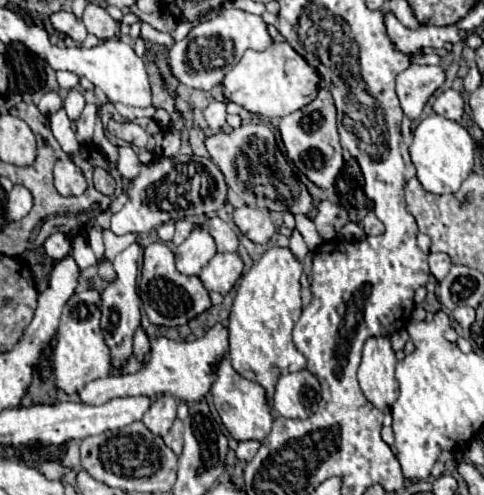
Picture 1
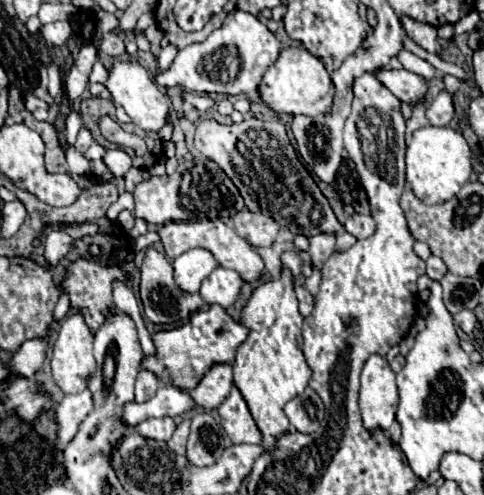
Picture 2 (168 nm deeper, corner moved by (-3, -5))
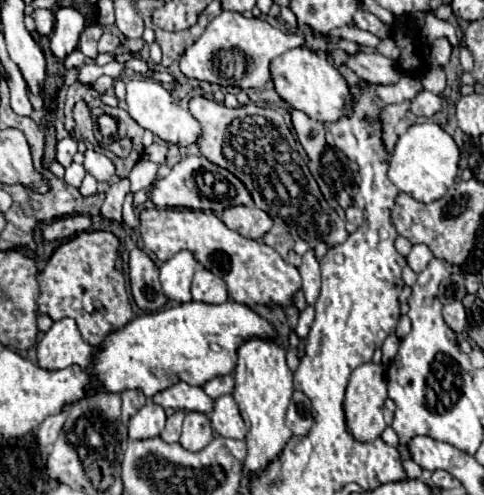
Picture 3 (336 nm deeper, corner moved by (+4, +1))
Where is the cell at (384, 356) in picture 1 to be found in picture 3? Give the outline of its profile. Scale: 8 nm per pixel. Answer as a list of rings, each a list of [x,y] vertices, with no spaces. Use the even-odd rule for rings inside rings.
[[[363,363],[359,365],[349,379],[347,393],[345,393],[345,419],[349,425],[349,431],[359,441],[373,441],[381,435],[381,431],[387,427],[383,419],[383,403],[387,399],[387,379],[385,379],[385,367],[379,363]]]

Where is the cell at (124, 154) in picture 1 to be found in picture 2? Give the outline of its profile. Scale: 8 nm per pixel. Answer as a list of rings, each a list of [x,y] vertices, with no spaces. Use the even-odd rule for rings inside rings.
[[[112,149],[112,151],[106,151],[106,155],[102,157],[106,169],[114,175],[114,179],[120,179],[128,173],[128,169],[132,167],[132,159],[126,151],[122,149]]]

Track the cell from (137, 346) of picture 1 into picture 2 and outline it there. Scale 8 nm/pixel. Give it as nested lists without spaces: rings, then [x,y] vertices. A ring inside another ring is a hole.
[[[142,369],[142,371],[138,373],[138,377],[136,377],[136,401],[138,401],[138,403],[148,401],[148,399],[156,393],[158,385],[160,385],[160,381],[158,381],[150,371],[144,371],[144,369]]]

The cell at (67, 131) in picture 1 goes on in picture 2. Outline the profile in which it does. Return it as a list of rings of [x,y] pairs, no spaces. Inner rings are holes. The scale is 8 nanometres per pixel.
[[[74,147],[66,149],[66,161],[68,161],[68,169],[74,175],[80,177],[88,177],[90,175],[90,163],[86,157],[82,157],[82,153],[78,153]]]

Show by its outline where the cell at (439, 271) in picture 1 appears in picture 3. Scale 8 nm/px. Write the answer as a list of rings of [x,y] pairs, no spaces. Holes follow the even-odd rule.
[[[413,245],[411,253],[407,255],[407,263],[415,273],[421,273],[431,259],[433,259],[433,253],[429,253],[427,245]]]

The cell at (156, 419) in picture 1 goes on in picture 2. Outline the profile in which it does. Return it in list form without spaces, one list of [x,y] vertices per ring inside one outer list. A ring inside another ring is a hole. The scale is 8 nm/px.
[[[164,417],[164,419],[146,419],[144,423],[138,423],[132,431],[136,431],[138,435],[144,435],[146,439],[168,441],[174,429],[176,429],[176,423],[172,421],[172,417]]]

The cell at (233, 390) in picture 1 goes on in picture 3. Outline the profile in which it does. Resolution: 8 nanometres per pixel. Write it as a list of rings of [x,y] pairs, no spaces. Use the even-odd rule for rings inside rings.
[[[221,395],[219,399],[215,399],[213,413],[211,413],[211,425],[223,437],[245,439],[245,435],[247,435],[247,427],[243,423],[237,403],[231,395]]]

